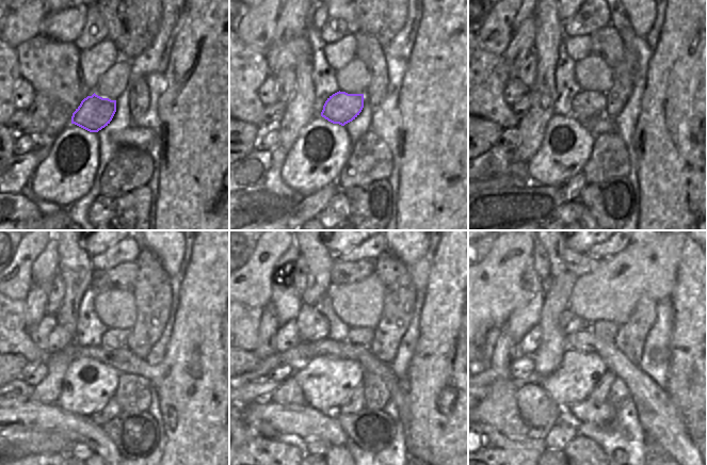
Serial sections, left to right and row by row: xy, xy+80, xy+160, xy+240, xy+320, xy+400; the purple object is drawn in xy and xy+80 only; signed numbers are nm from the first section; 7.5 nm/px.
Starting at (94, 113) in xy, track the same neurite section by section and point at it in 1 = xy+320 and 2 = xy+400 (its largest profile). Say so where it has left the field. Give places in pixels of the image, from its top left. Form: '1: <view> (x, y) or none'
1: xy+320 (358, 335)
2: xy+400 (603, 329)

